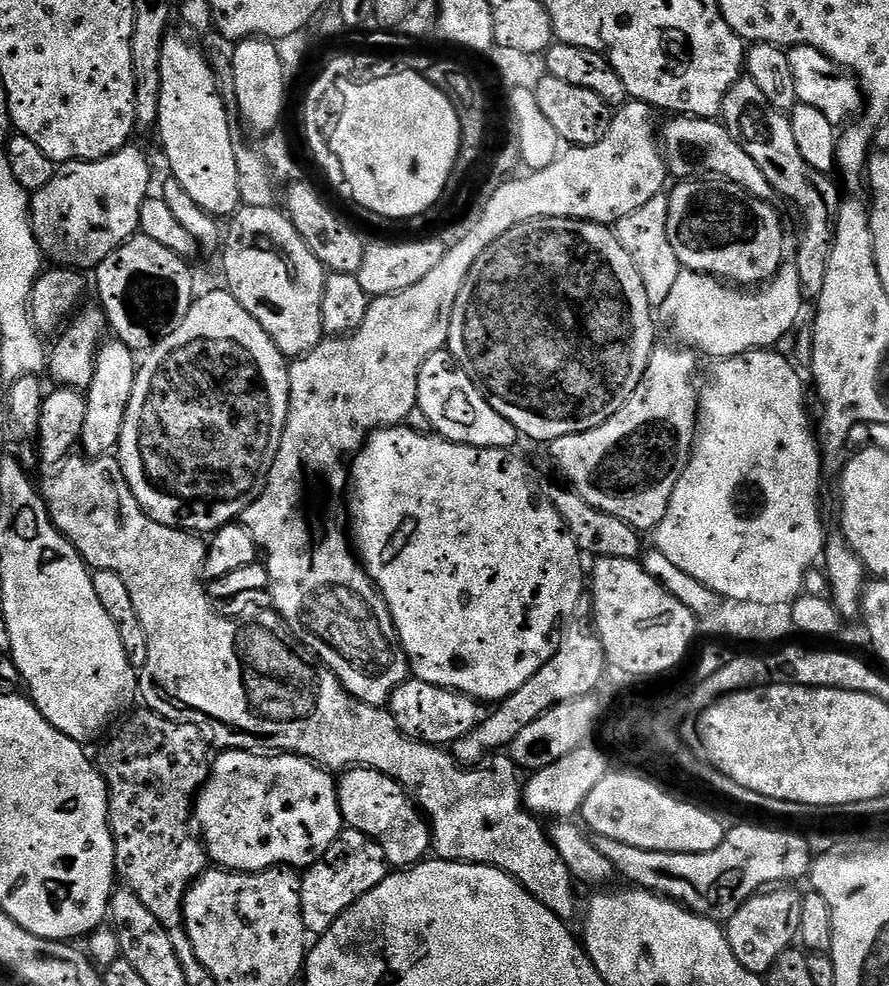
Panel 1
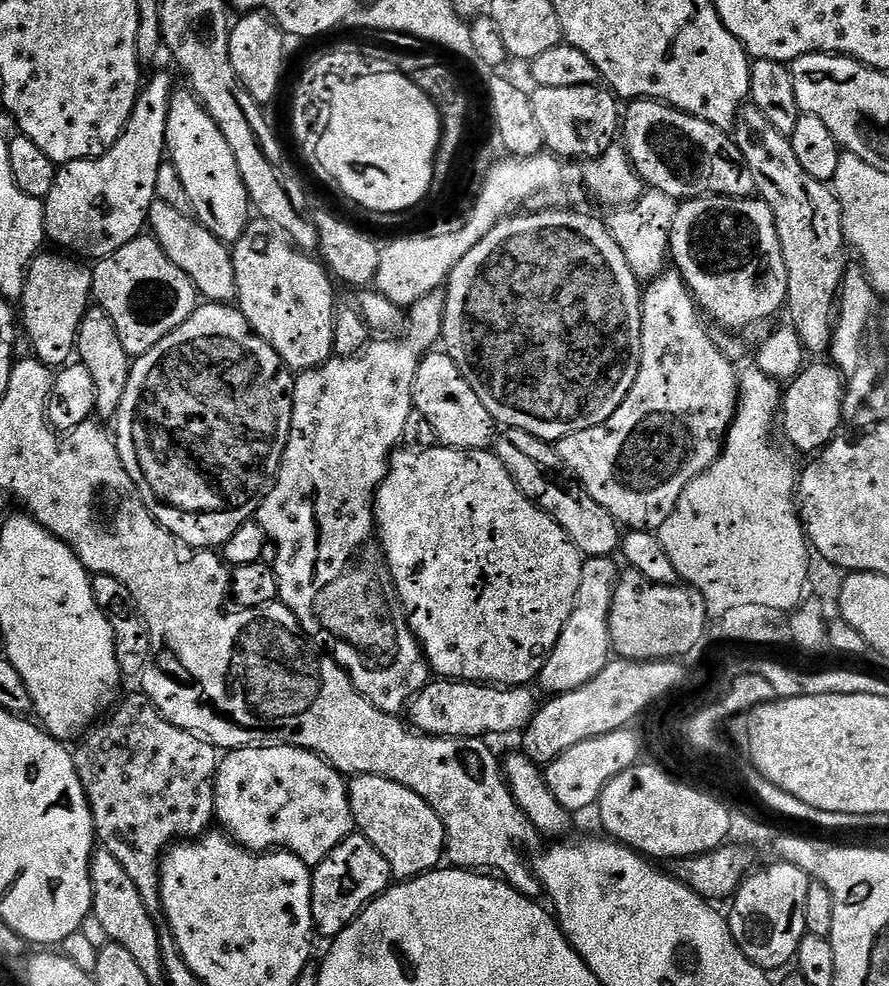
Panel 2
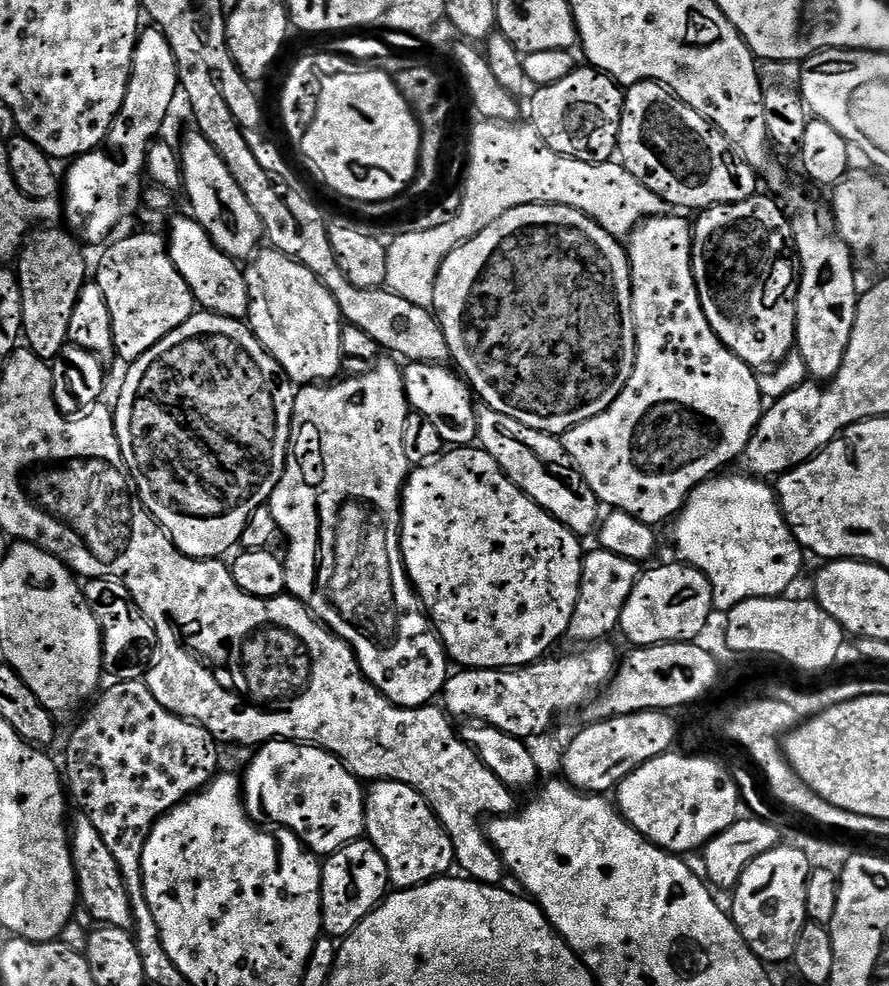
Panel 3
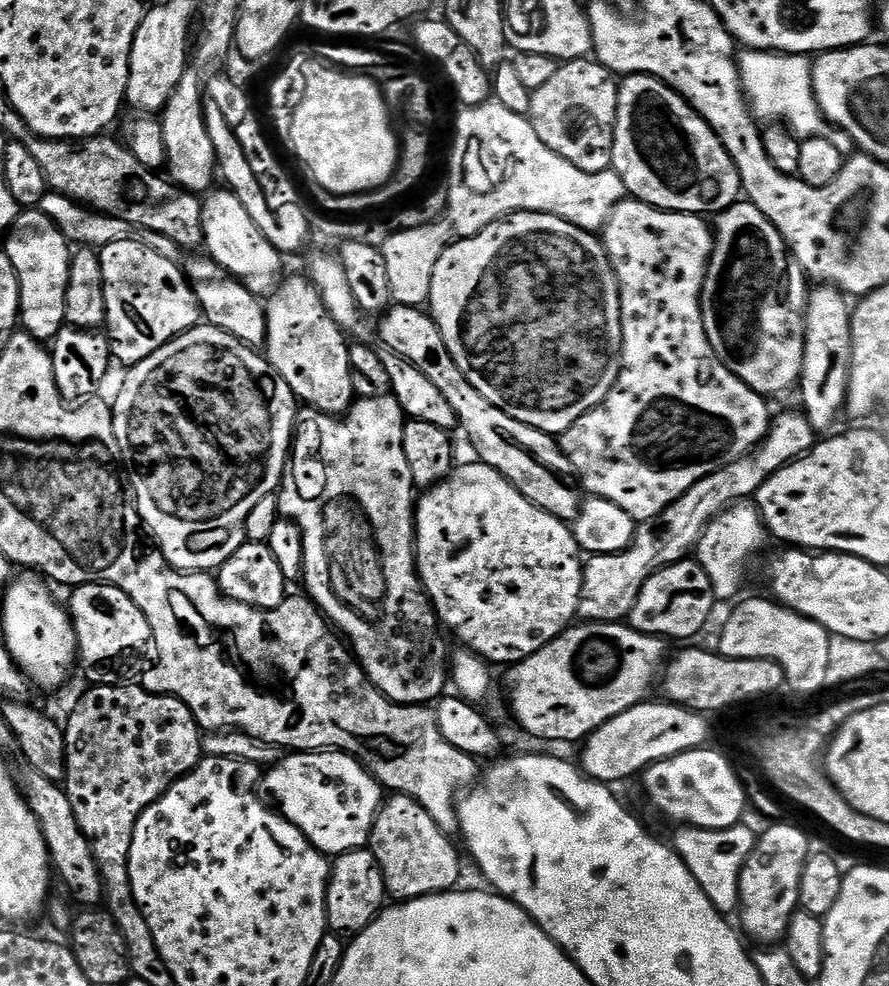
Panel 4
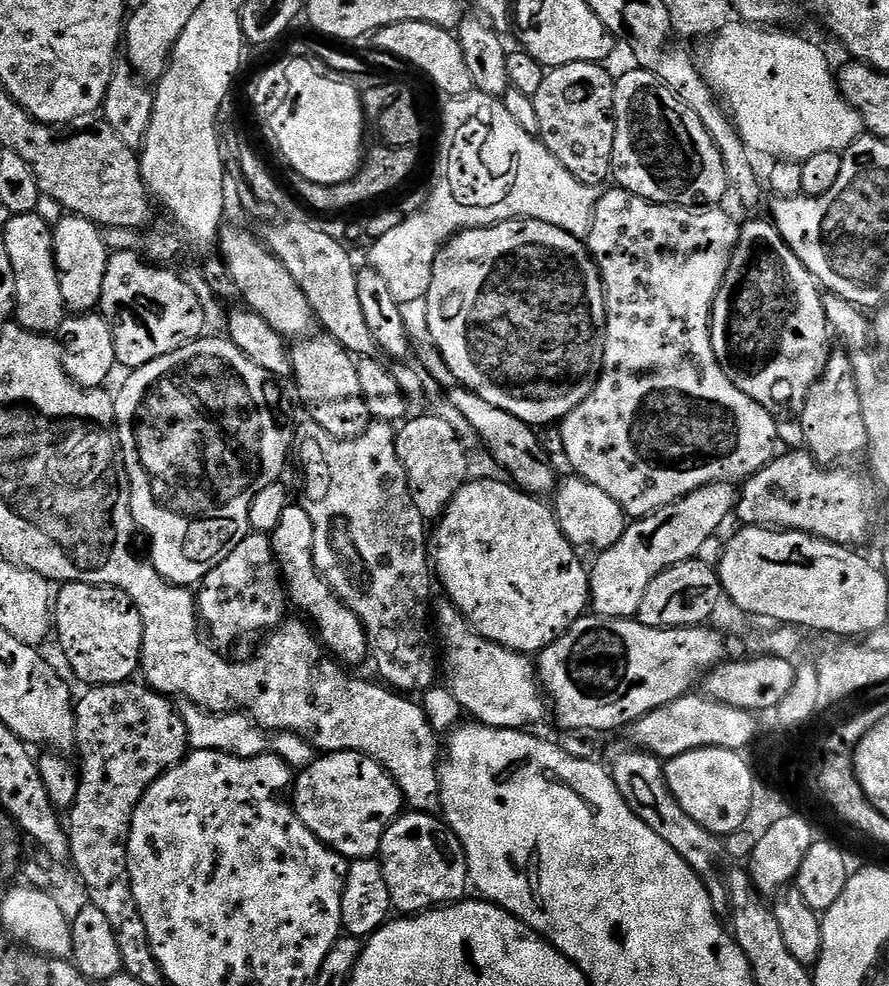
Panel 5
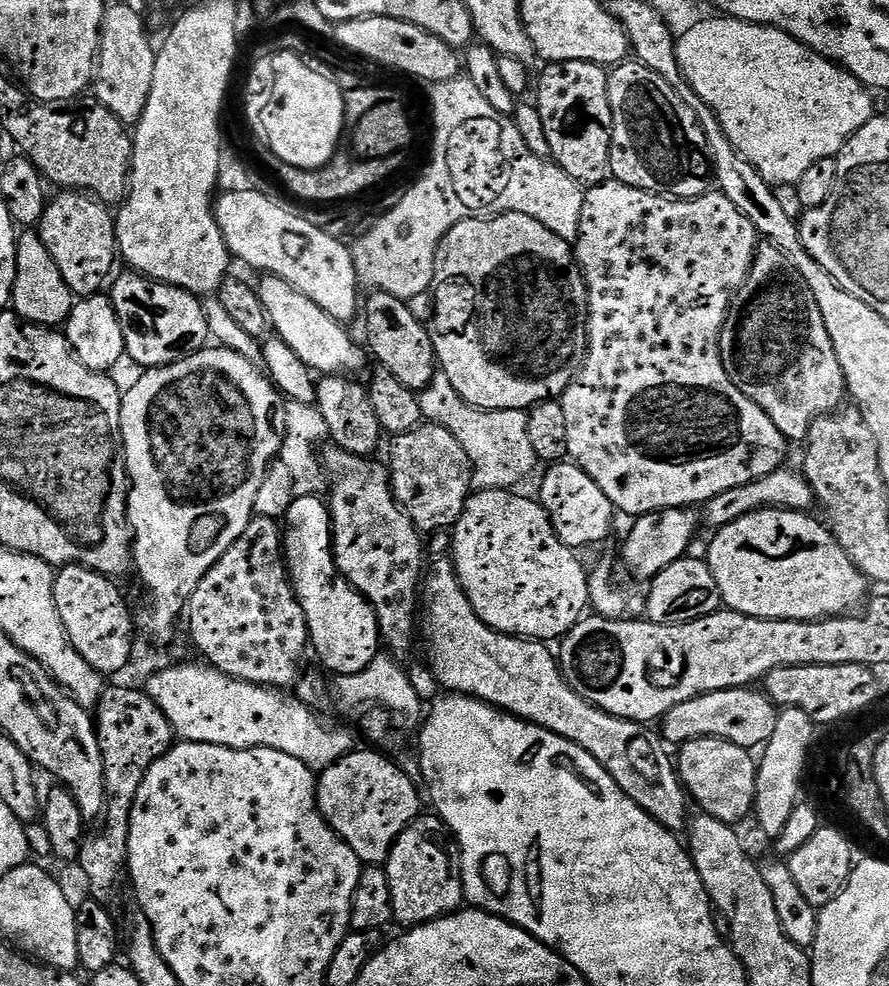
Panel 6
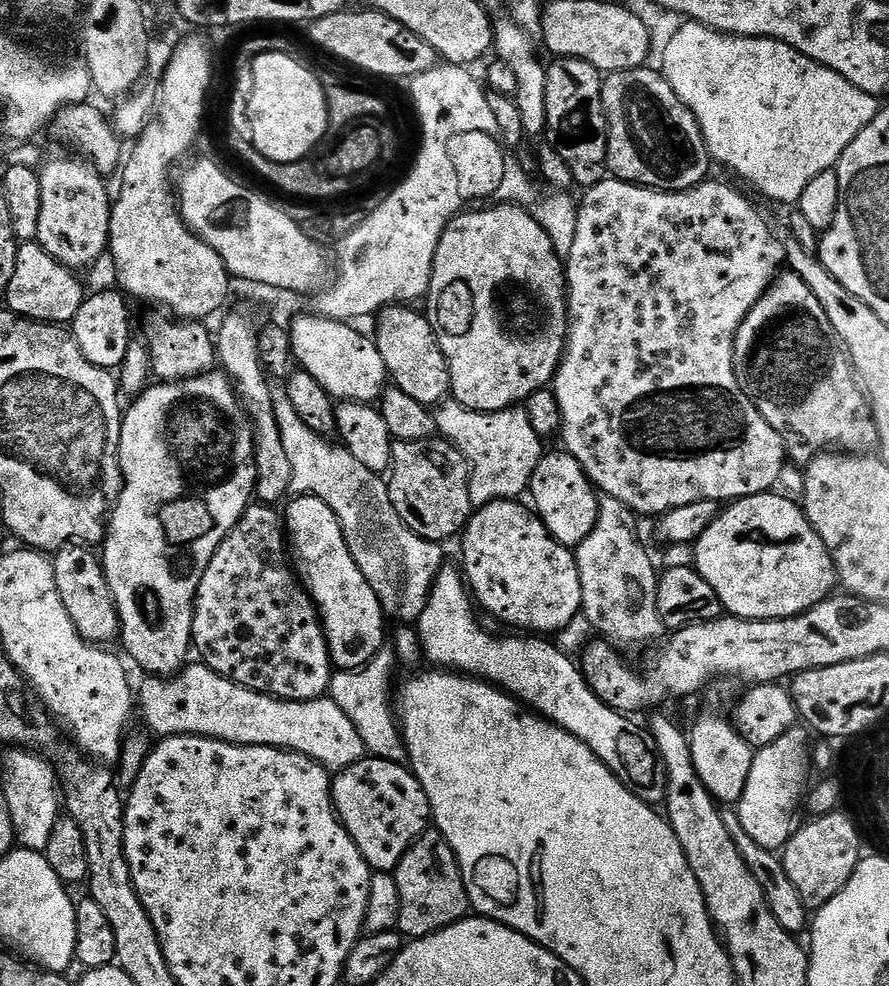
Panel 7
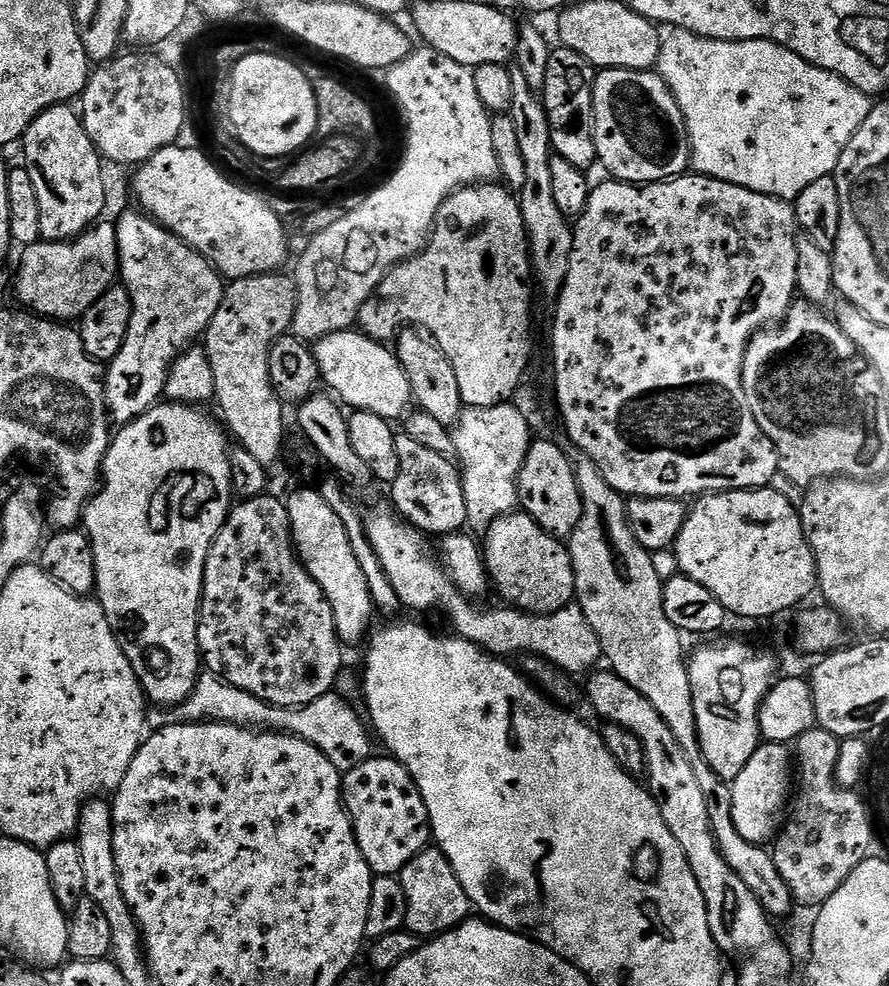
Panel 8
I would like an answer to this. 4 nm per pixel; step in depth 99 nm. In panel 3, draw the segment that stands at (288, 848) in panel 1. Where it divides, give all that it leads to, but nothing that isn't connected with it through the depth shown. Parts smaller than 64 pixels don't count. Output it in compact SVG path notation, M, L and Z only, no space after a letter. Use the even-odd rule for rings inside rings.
M271 740L257 747L252 761L243 769L242 791L244 806L253 820L260 822L265 816L269 825L296 833L317 857L327 858L365 835L365 785L343 760L312 744Z

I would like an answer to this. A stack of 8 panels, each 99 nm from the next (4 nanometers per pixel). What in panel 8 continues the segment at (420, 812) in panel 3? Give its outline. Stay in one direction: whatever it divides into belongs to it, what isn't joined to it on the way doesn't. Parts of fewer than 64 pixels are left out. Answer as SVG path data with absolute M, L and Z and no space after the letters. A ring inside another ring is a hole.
M435 846L422 849L398 874L402 890L406 890L406 922L404 928L421 938L435 938L458 927L473 915L472 899L466 894L454 866L446 854Z

